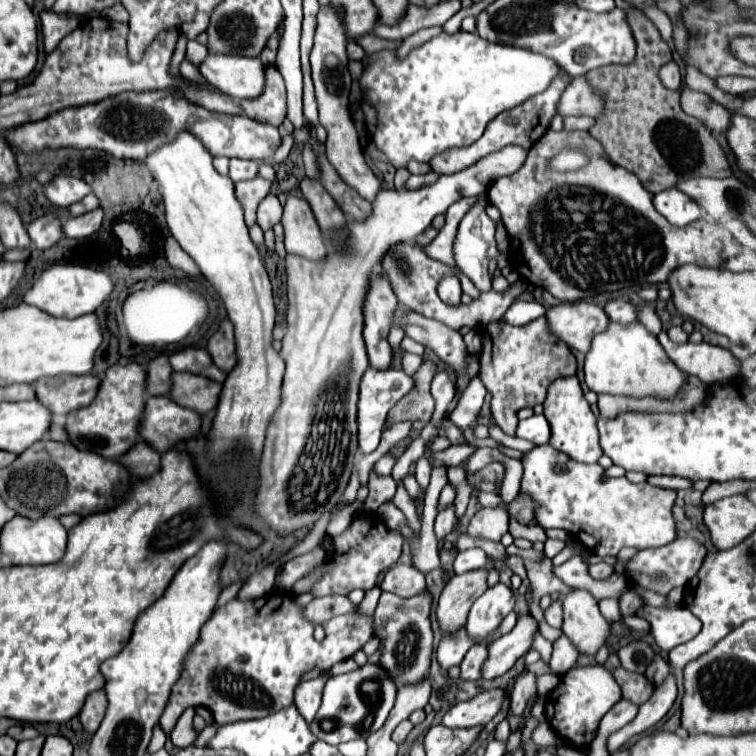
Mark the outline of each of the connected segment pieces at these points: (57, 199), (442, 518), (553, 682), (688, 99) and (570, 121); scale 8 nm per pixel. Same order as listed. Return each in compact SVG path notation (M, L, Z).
M57 175L49 185L45 185L43 191L53 205L63 209L67 209L73 203L79 203L83 197L93 193L93 189L83 179L75 179L67 175Z
M445 509L437 515L437 521L435 521L435 537L437 541L443 541L445 535L449 535L453 531L453 525L455 525L455 511L453 509Z
M547 673L547 675L541 675L537 679L537 689L539 689L539 695L549 695L549 691L553 691L559 683L559 675L555 673Z
M683 89L681 91L681 107L685 113L701 119L711 133L721 135L727 133L729 123L731 123L731 113L721 107L719 103L715 103L709 95L699 93L699 91L691 91L691 89Z
M565 117L565 129L589 129L593 127L591 117Z

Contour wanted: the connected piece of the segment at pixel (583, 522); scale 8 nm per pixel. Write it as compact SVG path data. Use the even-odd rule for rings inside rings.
M537 445L537 447L533 447L531 451L523 453L521 463L523 463L523 479L521 479L521 491L519 491L519 493L521 493L521 495L529 495L529 497L533 499L533 503L537 503L537 507L535 507L535 519L537 519L537 523L539 523L543 529L565 529L573 539L577 539L579 543L583 543L591 553L595 553L595 555L599 555L599 557L607 557L607 555L615 557L623 547L635 547L635 549L661 547L661 545L665 545L665 543L671 543L671 541L677 537L677 527L675 527L675 517L673 517L673 505L675 505L675 499L677 499L677 491L673 491L673 489L661 489L661 487L653 487L653 485L649 485L649 483L637 483L637 485L633 485L633 483L629 483L625 477L619 477L619 479L605 479L605 477L603 477L605 469L603 469L601 465L597 465L597 463L593 463L593 465L577 463L577 461L569 459L565 453L553 449L551 445Z

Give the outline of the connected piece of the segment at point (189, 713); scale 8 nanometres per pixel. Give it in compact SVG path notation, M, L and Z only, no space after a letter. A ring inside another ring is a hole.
M187 709L181 715L181 719L177 721L175 729L171 731L171 741L173 741L175 747L189 747L195 741L197 733L193 729L193 715L195 715L195 711L193 709Z

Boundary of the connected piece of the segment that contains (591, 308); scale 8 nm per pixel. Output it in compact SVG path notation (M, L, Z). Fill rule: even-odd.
M559 303L547 309L547 327L557 341L581 353L589 351L591 339L607 329L609 317L603 307L593 303Z

